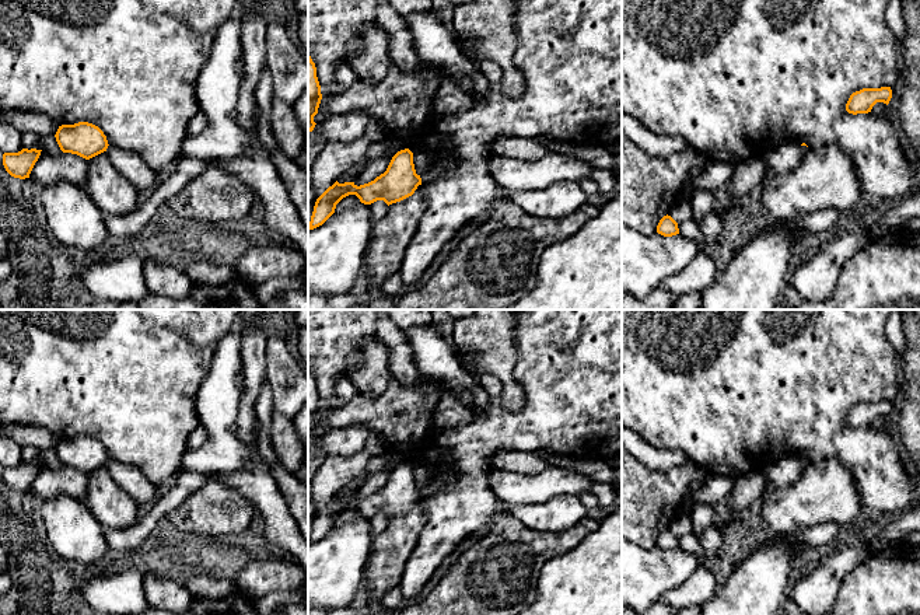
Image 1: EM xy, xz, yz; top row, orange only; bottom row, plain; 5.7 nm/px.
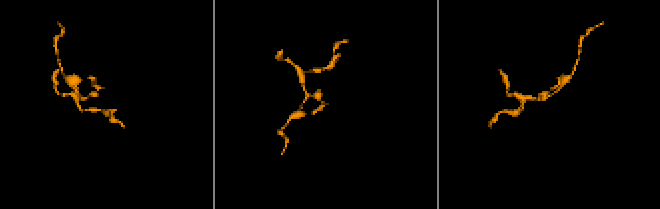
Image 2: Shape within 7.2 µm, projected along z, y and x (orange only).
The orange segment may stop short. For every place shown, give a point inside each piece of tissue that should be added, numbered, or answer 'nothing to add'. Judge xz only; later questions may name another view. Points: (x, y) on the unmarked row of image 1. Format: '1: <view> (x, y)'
1: xz (444, 477)

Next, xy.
1: xy (135, 484)

